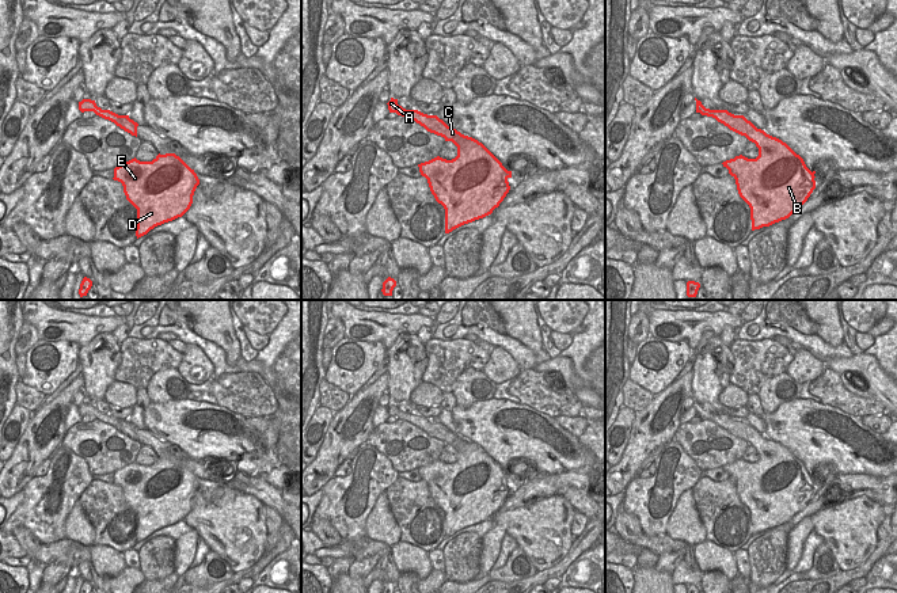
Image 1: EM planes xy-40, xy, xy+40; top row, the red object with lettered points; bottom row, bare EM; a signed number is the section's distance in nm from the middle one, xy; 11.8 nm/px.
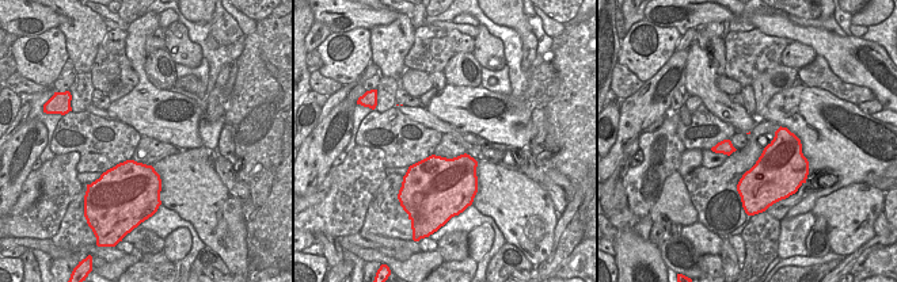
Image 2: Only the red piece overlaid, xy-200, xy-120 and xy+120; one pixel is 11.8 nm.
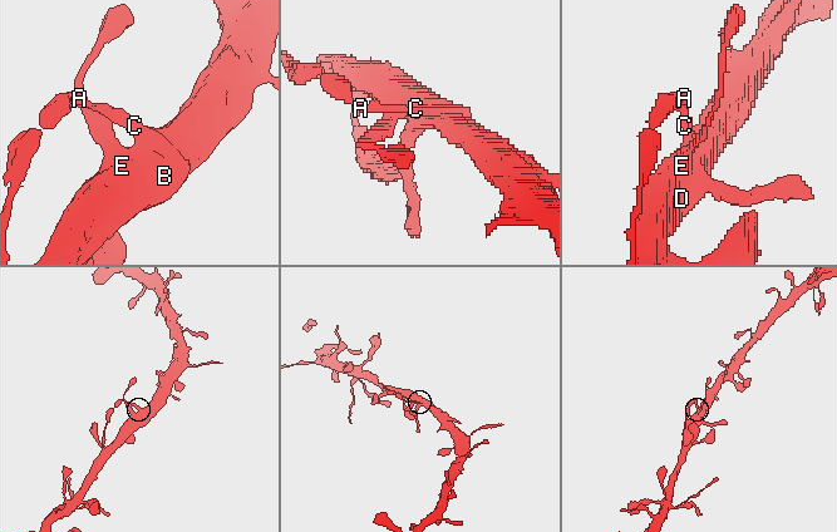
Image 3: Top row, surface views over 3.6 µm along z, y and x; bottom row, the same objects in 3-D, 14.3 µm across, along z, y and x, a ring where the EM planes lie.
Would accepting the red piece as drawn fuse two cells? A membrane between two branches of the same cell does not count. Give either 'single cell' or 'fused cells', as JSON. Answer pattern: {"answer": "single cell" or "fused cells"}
{"answer": "single cell"}

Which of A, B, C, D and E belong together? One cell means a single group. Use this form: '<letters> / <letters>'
A B C D E

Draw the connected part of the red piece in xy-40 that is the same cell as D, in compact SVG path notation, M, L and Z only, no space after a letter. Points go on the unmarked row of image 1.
M159 457L152 465L134 461L115 471L113 483L122 487L126 503L137 513L137 543L182 521L199 489L194 474L175 457Z

